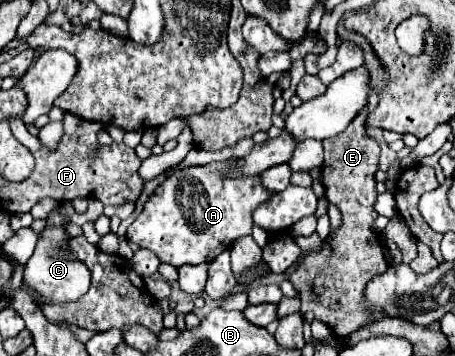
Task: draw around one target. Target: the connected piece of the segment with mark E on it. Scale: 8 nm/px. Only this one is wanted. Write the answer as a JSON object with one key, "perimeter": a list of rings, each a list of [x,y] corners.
{"perimeter":[[[367,105],[355,115],[349,127],[323,141],[325,163],[321,167],[321,181],[325,187],[325,197],[331,205],[335,205],[343,215],[343,225],[335,231],[333,237],[325,239],[323,249],[307,255],[303,263],[295,269],[289,281],[297,287],[301,295],[301,311],[313,311],[317,319],[327,323],[337,337],[347,337],[359,327],[369,325],[367,317],[363,317],[363,285],[375,273],[383,273],[389,267],[383,247],[379,245],[379,233],[371,231],[371,223],[377,219],[373,203],[377,199],[373,173],[377,171],[379,145],[367,135],[365,119]]]}

